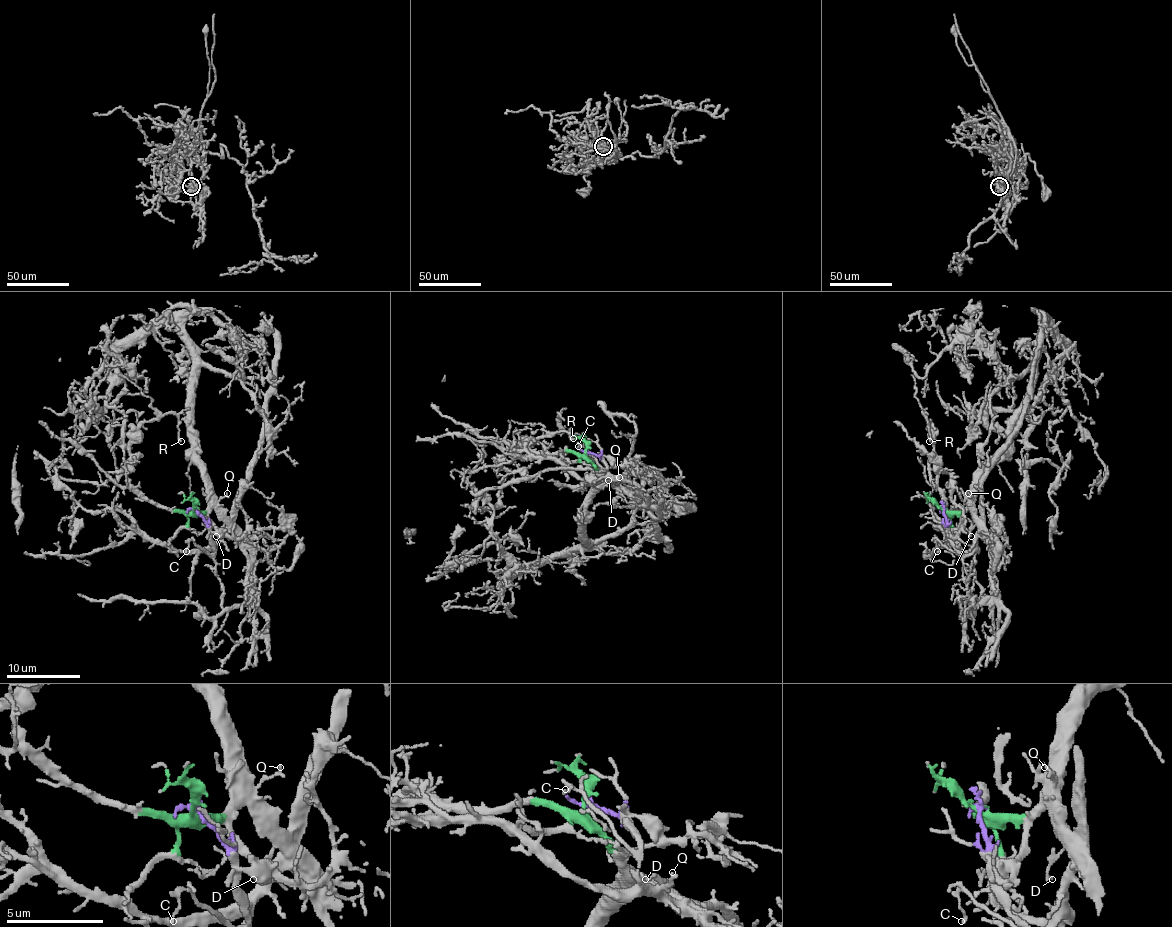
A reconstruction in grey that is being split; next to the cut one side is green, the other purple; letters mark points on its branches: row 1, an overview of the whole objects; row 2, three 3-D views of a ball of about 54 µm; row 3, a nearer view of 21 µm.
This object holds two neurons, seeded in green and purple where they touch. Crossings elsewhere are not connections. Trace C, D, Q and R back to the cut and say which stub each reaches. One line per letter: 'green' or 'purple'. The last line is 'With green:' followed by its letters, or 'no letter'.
C: purple
D: green
Q: green
R: green
With green: D, Q, R

